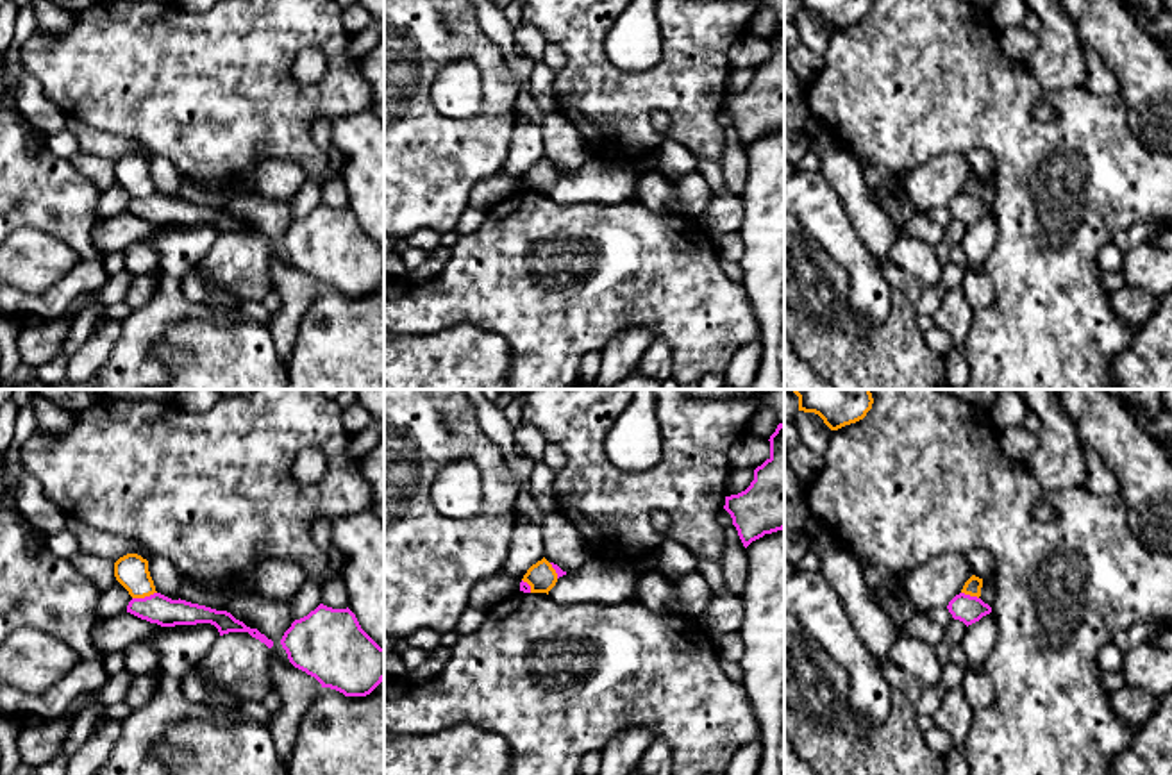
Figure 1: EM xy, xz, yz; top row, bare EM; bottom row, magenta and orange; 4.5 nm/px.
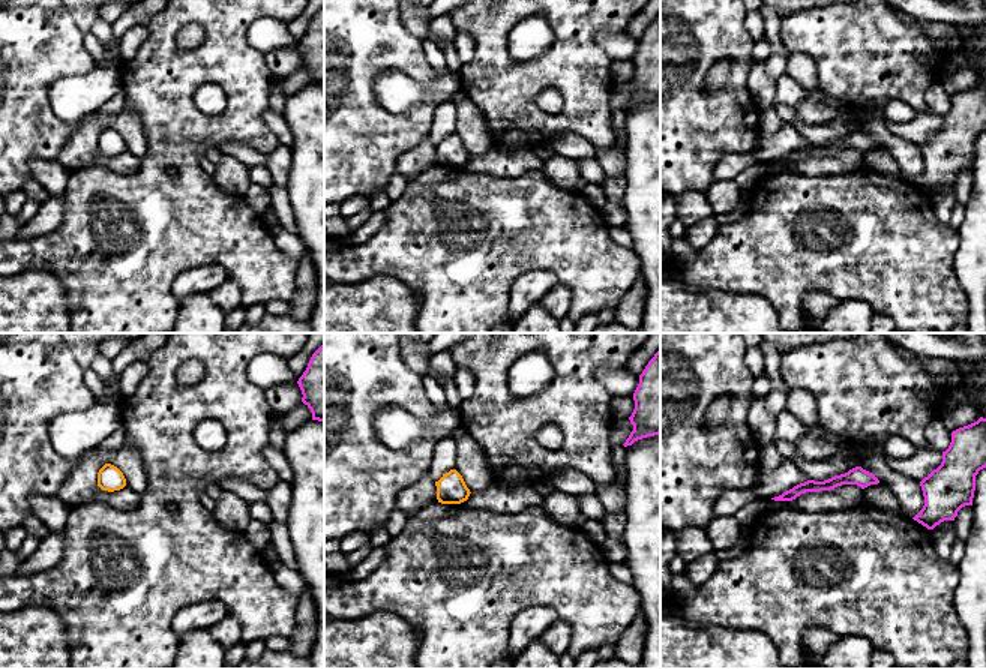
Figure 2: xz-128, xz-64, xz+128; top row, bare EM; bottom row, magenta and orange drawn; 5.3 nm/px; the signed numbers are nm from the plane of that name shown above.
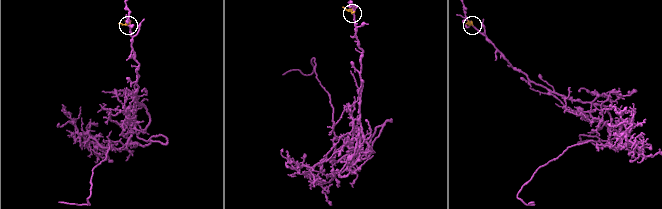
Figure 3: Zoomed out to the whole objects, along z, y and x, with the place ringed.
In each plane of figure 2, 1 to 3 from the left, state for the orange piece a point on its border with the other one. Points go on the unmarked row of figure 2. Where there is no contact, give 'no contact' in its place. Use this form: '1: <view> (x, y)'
1: no contact
2: no contact
3: no contact

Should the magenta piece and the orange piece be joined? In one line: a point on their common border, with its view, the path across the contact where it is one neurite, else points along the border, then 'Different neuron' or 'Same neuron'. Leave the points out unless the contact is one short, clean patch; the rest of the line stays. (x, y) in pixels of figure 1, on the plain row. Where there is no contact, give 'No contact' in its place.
Touches magenta at xy (145, 197). Boundary: xy (156, 191), (133, 199). Different neuron

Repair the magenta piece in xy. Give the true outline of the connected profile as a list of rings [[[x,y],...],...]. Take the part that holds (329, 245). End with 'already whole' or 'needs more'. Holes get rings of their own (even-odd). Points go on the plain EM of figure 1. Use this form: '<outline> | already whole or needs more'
[[[320,204],[307,216],[295,220],[280,239],[289,262],[314,277],[322,288],[331,288],[345,296],[366,296],[384,280],[384,248],[381,248],[347,209]]] | already whole

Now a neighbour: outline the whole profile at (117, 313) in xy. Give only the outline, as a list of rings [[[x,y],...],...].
[[[121,300],[102,309],[102,314],[96,318],[93,332],[98,332],[107,323],[123,323],[132,314],[132,307]]]

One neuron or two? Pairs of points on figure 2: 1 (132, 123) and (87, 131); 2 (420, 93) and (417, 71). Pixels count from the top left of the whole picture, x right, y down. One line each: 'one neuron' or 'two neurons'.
1: one neuron
2: two neurons

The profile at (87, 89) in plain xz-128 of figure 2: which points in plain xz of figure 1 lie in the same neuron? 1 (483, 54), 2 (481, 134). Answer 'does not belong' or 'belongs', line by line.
1: does not belong
2: does not belong

